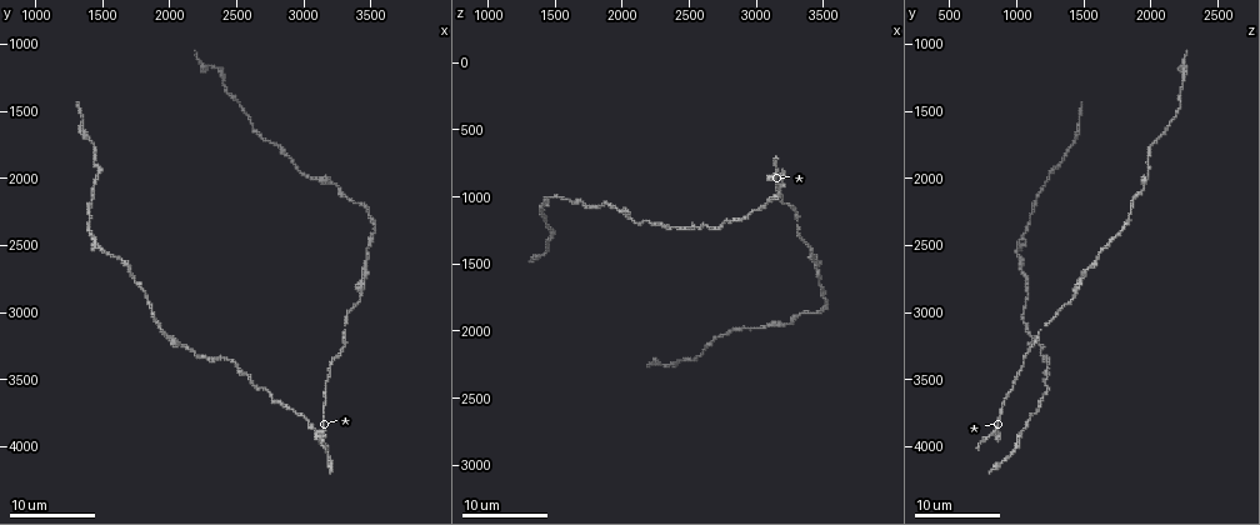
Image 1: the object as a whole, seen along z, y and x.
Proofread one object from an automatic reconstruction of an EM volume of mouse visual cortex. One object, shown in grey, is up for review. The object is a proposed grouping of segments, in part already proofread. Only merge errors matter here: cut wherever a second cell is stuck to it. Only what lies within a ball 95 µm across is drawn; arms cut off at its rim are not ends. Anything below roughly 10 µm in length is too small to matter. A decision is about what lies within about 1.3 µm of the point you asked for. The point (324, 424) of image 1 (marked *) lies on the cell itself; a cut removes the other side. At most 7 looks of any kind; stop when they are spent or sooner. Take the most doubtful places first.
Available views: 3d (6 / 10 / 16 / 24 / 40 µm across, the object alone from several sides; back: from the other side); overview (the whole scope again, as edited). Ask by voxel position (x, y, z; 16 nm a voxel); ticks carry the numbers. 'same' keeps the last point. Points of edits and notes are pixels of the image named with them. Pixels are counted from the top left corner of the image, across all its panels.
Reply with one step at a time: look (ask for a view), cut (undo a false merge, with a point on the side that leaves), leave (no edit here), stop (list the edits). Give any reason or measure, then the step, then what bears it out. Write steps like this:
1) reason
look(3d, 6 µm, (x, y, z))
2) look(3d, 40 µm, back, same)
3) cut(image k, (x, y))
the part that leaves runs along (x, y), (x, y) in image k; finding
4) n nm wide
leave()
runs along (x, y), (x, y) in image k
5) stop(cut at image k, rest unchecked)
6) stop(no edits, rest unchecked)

three arms meet
look(3d, 10 µm, (3140, 3980, 980))

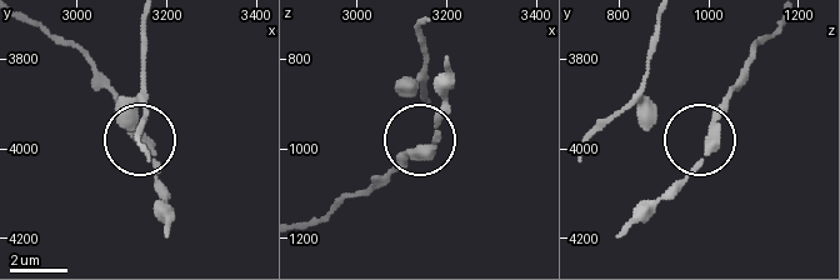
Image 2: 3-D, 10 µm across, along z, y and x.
look(3d, 6 µm, (3135, 3975, 1000))

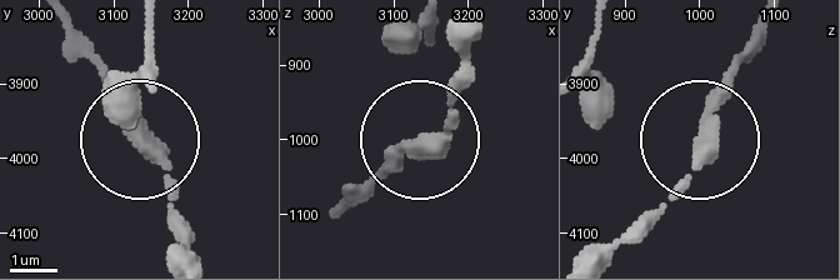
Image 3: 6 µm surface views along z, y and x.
leave()
runs along (595, 38), (583, 81), (595, 106), (699, 138), (758, 38) in image 3; continuous, no second cell

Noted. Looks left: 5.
sudden change in width
look(3d, 10 µm, (3220, 2040, 1940))

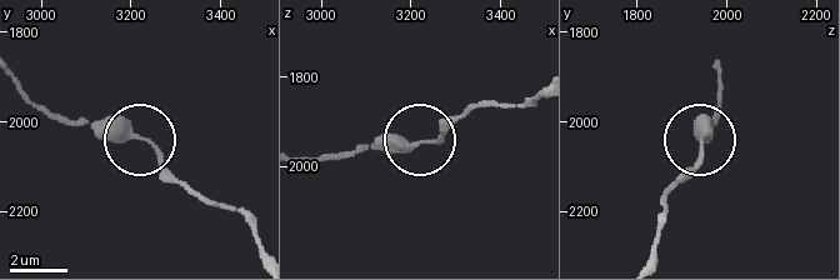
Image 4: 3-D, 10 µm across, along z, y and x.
other side
look(3d, 10 µm, back, (3225, 2035, 1955))

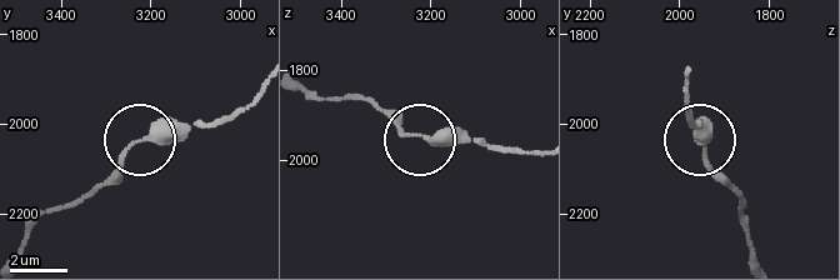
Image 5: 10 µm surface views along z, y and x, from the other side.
260 nm wide
leave()
runs along (755, 258), (736, 193), (705, 156), (695, 129) in image 5; all the same cell

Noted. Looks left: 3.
calibre changes
look(3d, 10 µm, (2280, 3320, 1220))

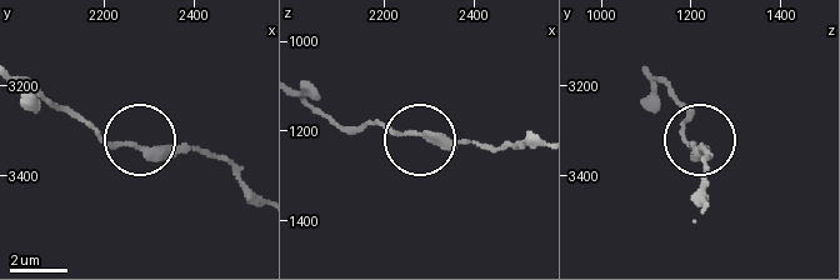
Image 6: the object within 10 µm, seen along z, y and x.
leave()
runs along (703, 205), (703, 148), (684, 133), (689, 119) in image 6; one cell here

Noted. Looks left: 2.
stop(no edits, rest unchecked)

